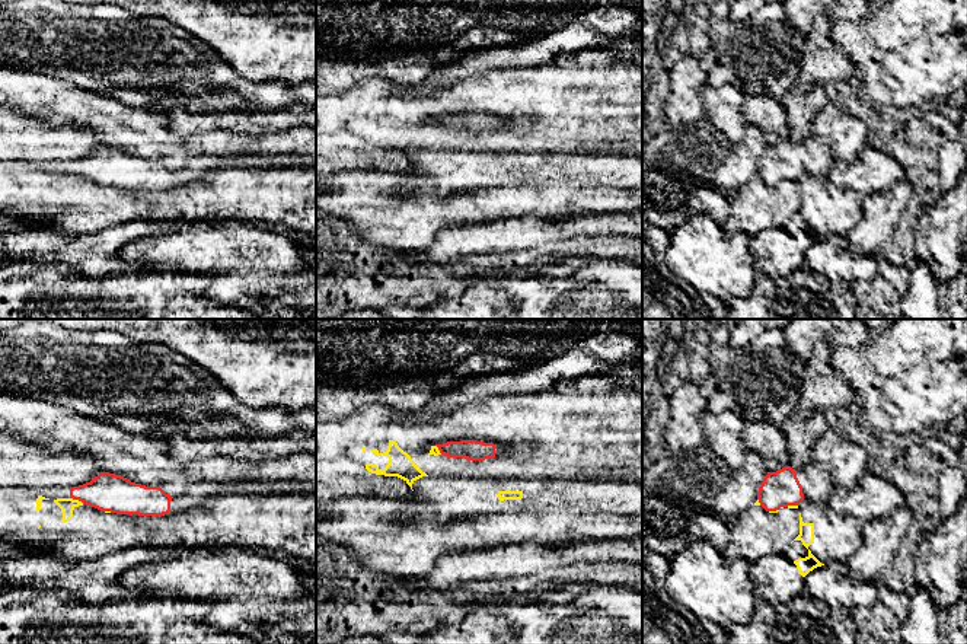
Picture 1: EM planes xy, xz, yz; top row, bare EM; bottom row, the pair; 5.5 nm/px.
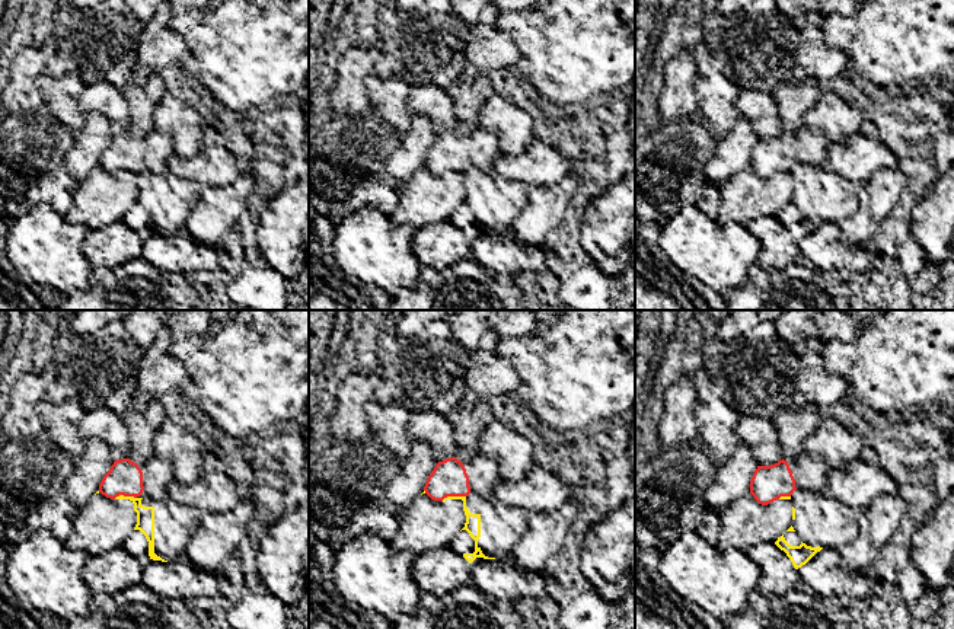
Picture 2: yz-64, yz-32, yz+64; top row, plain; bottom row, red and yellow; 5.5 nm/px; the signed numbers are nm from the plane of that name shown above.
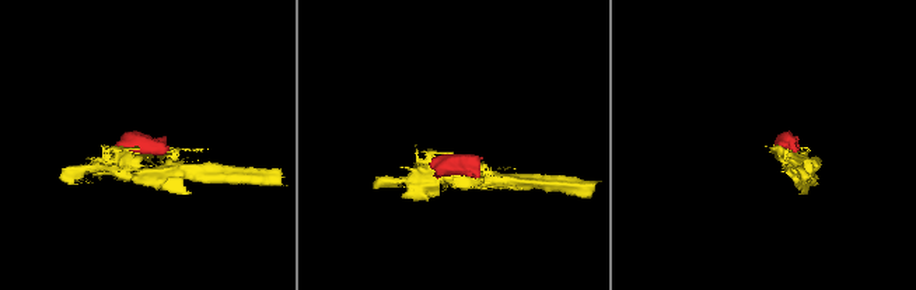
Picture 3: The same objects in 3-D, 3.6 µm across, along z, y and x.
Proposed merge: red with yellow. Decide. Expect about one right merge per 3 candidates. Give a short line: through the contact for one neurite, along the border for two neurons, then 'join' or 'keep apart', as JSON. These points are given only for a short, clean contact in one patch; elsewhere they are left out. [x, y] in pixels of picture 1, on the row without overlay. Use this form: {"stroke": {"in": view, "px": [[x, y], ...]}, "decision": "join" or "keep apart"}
{"decision": "keep apart"}

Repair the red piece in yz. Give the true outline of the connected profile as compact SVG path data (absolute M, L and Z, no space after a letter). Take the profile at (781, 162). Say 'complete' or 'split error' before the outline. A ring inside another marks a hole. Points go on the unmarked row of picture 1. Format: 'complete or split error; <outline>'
split error; M810 136L800 144L785 140L776 146L767 146L757 165L757 173L766 185L800 179L802 173L824 178L833 162L834 157L829 143Z

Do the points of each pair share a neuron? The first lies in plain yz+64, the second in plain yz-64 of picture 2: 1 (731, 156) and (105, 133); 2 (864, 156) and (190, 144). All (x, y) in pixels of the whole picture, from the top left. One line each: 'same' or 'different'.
1: same
2: different

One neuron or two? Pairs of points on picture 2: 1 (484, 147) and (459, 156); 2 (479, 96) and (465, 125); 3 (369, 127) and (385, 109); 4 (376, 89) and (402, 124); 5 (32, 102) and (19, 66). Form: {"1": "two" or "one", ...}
{"1": "one", "2": "one", "3": "two", "4": "one", "5": "one"}

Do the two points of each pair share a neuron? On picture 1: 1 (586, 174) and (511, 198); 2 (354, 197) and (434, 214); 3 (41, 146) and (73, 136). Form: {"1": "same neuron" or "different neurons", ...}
{"1": "different neurons", "2": "same neuron", "3": "same neuron"}

